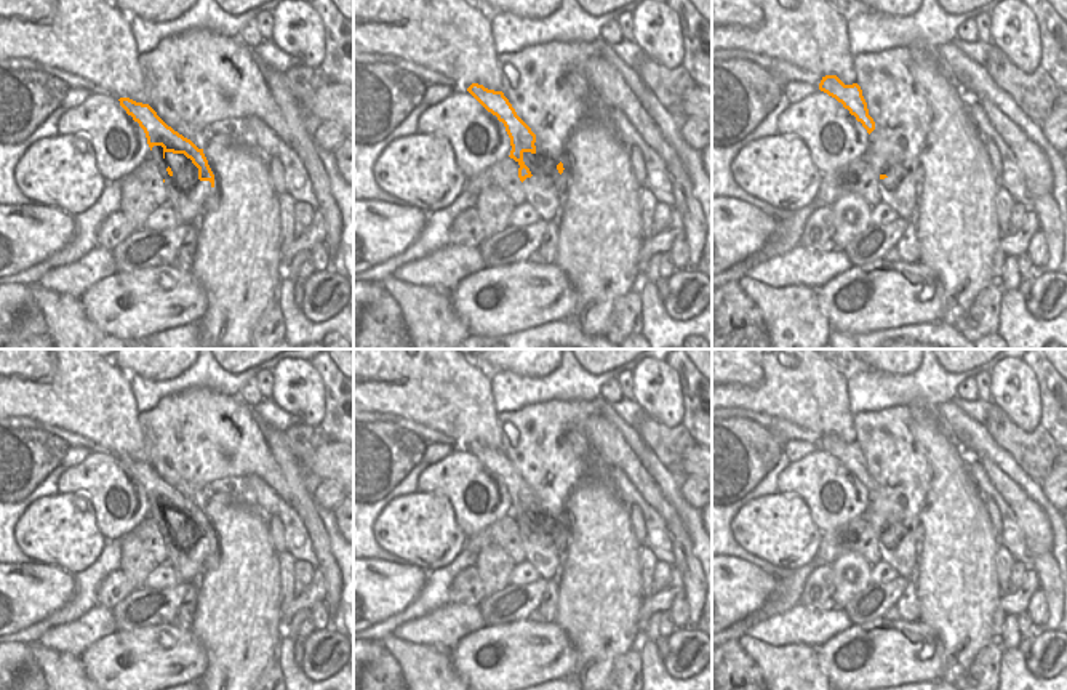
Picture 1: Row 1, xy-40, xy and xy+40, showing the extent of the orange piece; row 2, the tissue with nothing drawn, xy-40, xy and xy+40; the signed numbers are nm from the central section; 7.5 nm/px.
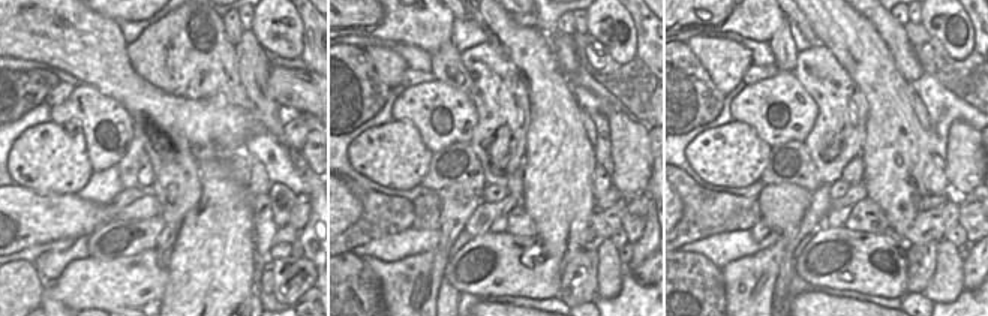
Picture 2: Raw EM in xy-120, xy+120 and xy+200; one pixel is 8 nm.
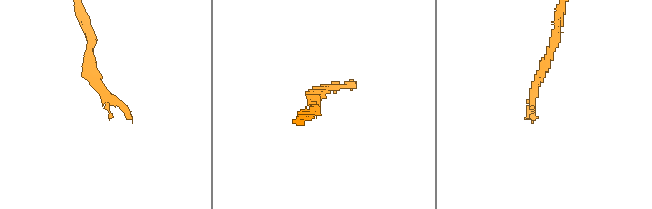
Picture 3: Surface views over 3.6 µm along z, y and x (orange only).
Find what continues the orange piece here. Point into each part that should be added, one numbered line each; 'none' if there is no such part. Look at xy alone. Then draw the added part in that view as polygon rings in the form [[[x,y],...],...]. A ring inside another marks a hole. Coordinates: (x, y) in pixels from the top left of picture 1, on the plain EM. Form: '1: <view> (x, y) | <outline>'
1: xy (546, 554) | [[[566,530],[552,532],[545,536],[526,536],[523,540],[525,560],[537,572],[539,578],[557,580],[561,570],[563,554],[566,551]]]

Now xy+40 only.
1: xy+40 (901, 553) | [[[910,532],[904,536],[881,538],[881,560],[889,564],[902,578],[910,578],[918,564],[920,535]]]

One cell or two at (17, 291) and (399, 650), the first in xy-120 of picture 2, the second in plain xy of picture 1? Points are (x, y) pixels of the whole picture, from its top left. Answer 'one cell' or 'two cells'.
two cells

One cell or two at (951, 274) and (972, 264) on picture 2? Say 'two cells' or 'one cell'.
two cells

